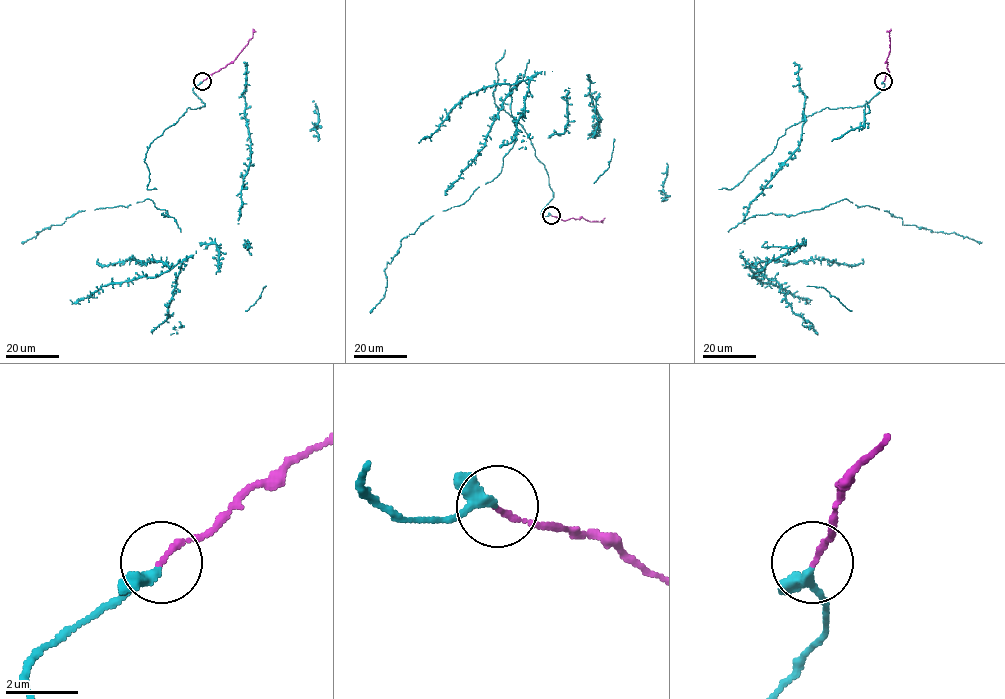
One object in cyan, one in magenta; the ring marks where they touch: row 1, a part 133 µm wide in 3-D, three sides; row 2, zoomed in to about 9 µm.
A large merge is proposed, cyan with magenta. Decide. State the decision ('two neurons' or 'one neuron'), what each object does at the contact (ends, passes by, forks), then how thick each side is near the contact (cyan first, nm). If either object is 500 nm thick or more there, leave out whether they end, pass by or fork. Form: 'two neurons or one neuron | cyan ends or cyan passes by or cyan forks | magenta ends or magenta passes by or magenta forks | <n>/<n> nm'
one neuron | cyan passes by | magenta ends | 240/150 nm

